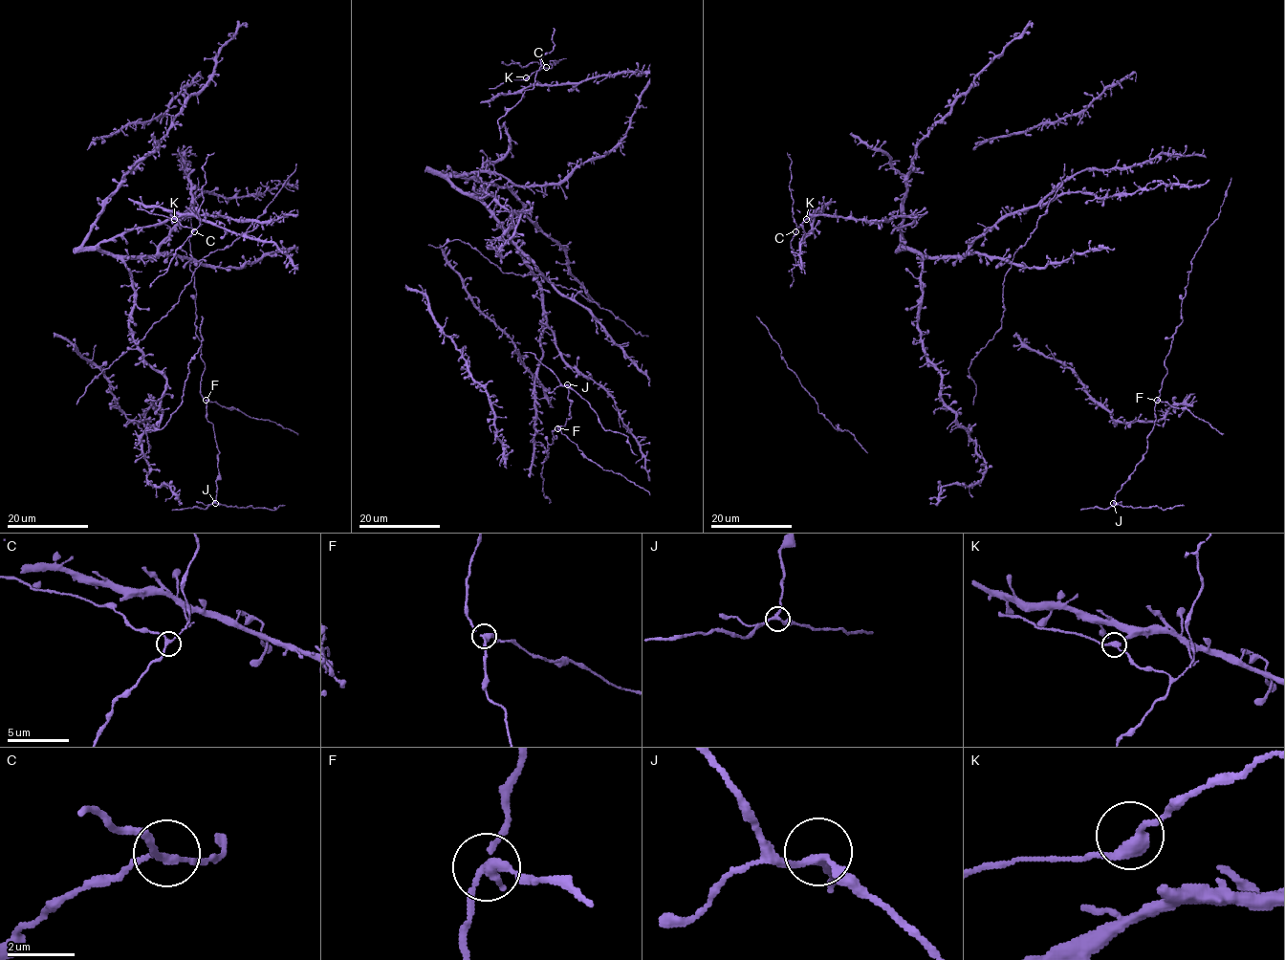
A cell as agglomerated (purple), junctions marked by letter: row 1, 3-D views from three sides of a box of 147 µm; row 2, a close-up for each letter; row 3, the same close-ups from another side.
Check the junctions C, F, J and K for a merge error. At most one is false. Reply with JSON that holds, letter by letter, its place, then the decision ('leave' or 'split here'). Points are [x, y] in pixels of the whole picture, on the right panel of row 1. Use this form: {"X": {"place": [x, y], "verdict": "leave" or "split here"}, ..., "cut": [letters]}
{"C": {"place": [795, 231], "verdict": "leave"}, "F": {"place": [1157, 400], "verdict": "split here"}, "J": {"place": [1113, 503], "verdict": "leave"}, "K": {"place": [806, 219], "verdict": "leave"}, "cut": ["F"]}

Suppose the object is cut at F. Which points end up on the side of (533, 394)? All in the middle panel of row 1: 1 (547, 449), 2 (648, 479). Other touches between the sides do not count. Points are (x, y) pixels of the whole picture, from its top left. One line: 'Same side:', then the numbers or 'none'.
Same side: 1, 2

